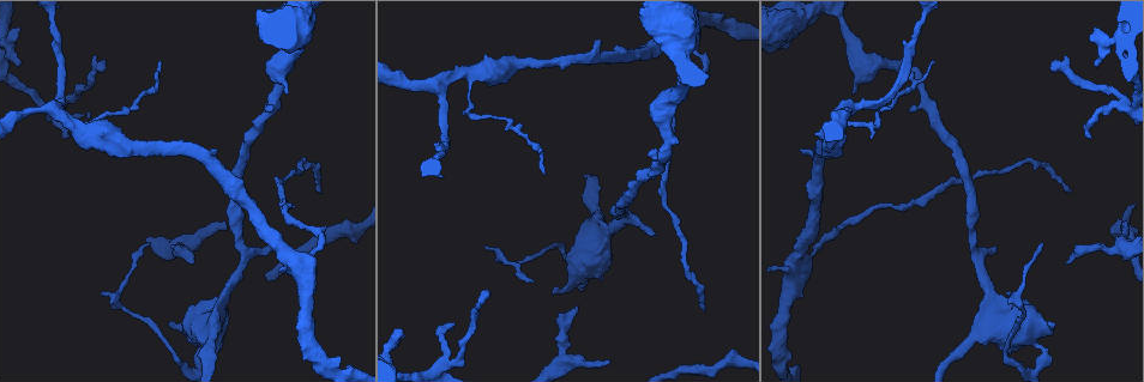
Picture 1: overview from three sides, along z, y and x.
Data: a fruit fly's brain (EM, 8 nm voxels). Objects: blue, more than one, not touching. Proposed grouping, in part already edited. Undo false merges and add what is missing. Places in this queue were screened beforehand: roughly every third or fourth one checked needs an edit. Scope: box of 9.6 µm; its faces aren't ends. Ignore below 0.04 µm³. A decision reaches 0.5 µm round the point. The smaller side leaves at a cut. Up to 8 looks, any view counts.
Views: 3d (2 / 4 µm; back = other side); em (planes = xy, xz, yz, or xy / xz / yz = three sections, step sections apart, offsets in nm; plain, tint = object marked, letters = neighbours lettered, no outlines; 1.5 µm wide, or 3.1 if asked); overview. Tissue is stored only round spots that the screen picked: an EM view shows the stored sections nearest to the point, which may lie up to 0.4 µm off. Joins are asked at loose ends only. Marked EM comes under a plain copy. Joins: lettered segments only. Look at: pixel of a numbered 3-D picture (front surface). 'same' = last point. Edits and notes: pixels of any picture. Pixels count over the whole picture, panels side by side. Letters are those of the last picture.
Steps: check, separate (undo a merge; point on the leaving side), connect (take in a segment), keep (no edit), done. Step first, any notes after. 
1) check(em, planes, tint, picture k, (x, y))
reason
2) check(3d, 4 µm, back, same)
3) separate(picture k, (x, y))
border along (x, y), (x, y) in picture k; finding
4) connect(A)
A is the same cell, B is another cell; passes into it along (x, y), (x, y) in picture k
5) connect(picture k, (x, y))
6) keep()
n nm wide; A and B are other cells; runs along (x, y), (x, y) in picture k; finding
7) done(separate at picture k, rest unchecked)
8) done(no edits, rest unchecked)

check(em, planes, letters, picture 1, (1039, 347))
sudden change in width

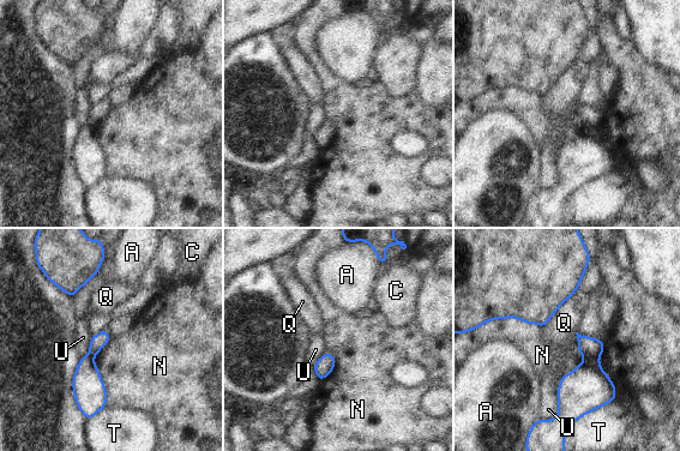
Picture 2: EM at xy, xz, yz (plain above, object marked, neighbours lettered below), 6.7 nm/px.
separate(picture 2, (587, 388))
N touches over 460 nm; A, C, N, Q, T and U are other cells; two cells meet here

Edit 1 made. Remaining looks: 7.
check(overview)

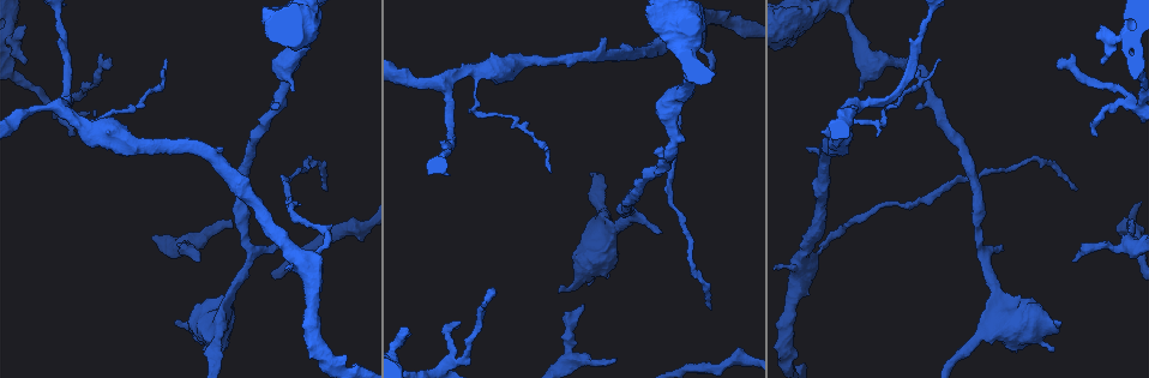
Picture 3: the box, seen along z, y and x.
check(em, planes, letters, picture 3, (220, 147))
branch stops here

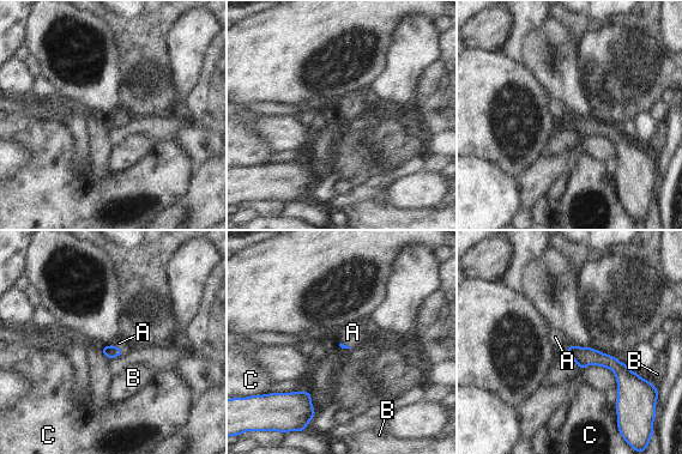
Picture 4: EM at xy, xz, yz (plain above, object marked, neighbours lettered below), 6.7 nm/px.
connect(A)
A is the same cell, B and C are other cells; passes into it along (110, 351), (119, 347), (119, 343) in picture 4; it goes on there

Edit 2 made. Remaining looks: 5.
check(overview)

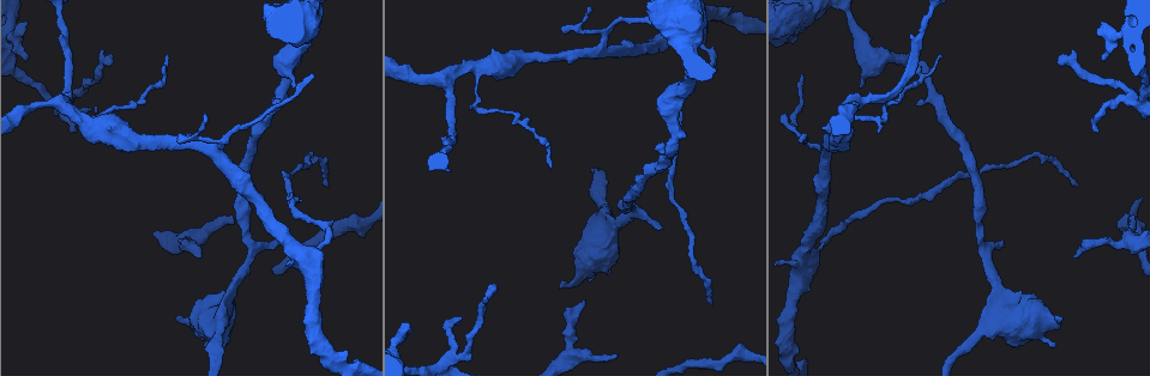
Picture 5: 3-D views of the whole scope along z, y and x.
check(3d, 4 µm, back, picture 5, (495, 285))
an open end

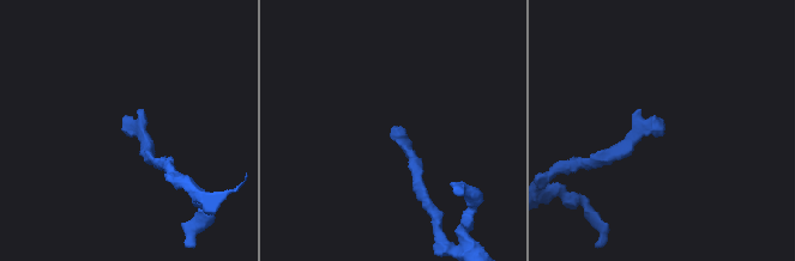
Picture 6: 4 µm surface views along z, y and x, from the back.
check(em, planes, letters, picture 6, (128, 135))

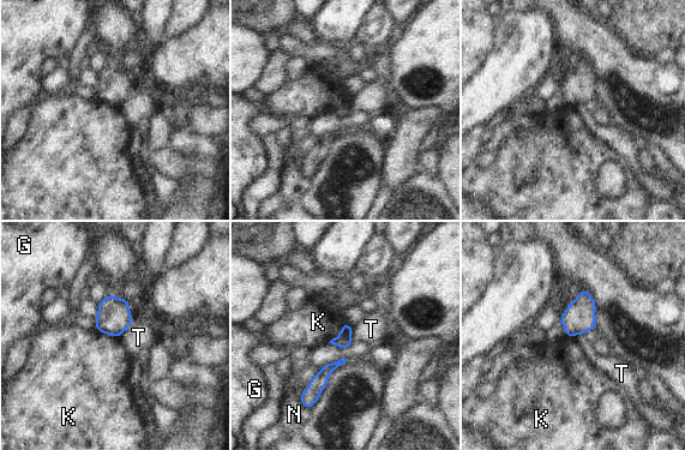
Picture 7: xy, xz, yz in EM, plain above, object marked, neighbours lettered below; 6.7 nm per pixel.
keep()
100 nm wide; G, K, N and T are other cells; border along (343, 322), (342, 330), (328, 342) in picture 7; no lettered segment goes on from it

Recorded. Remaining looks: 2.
done(separate at picture 2, connect at picture 4, rest unchecked)

